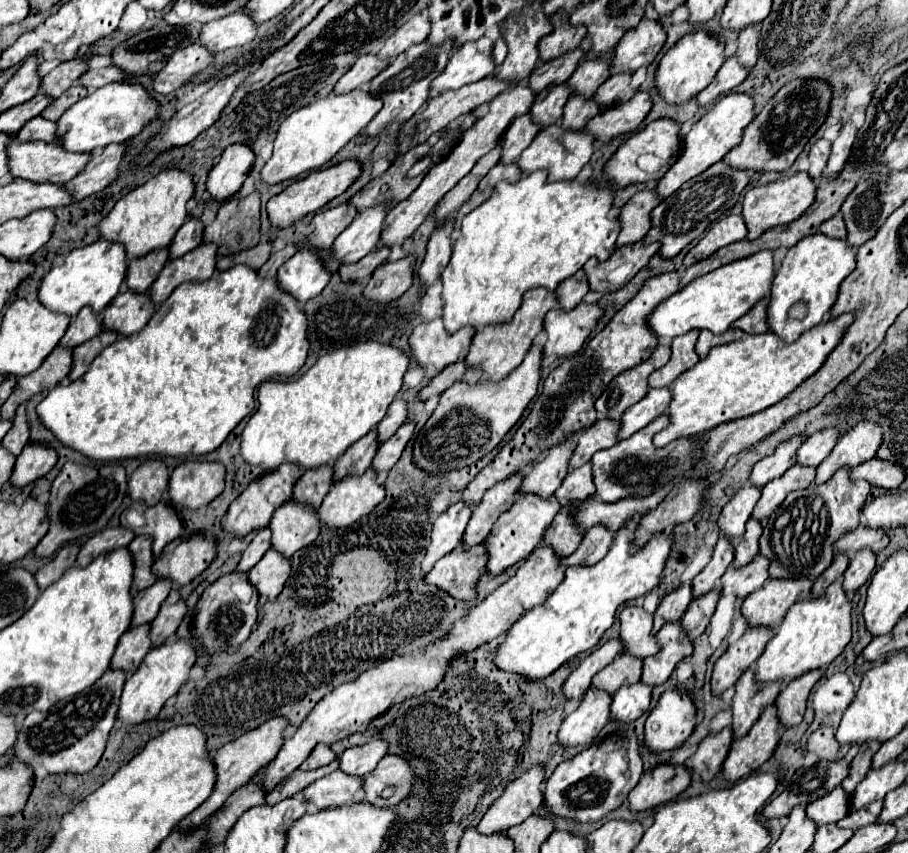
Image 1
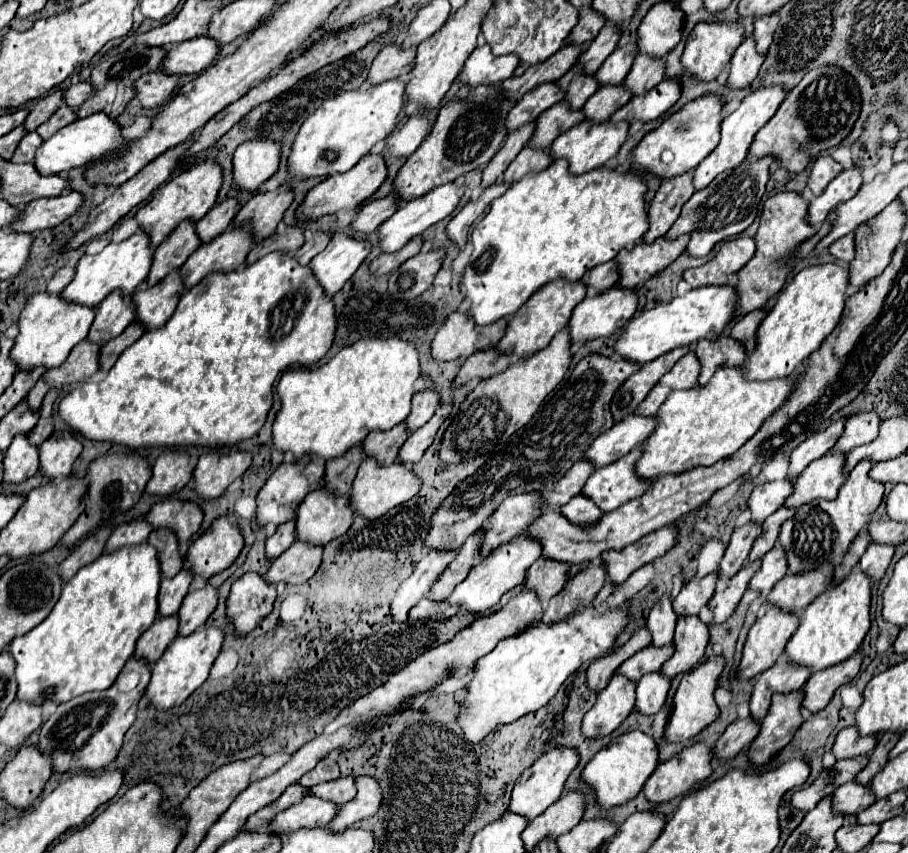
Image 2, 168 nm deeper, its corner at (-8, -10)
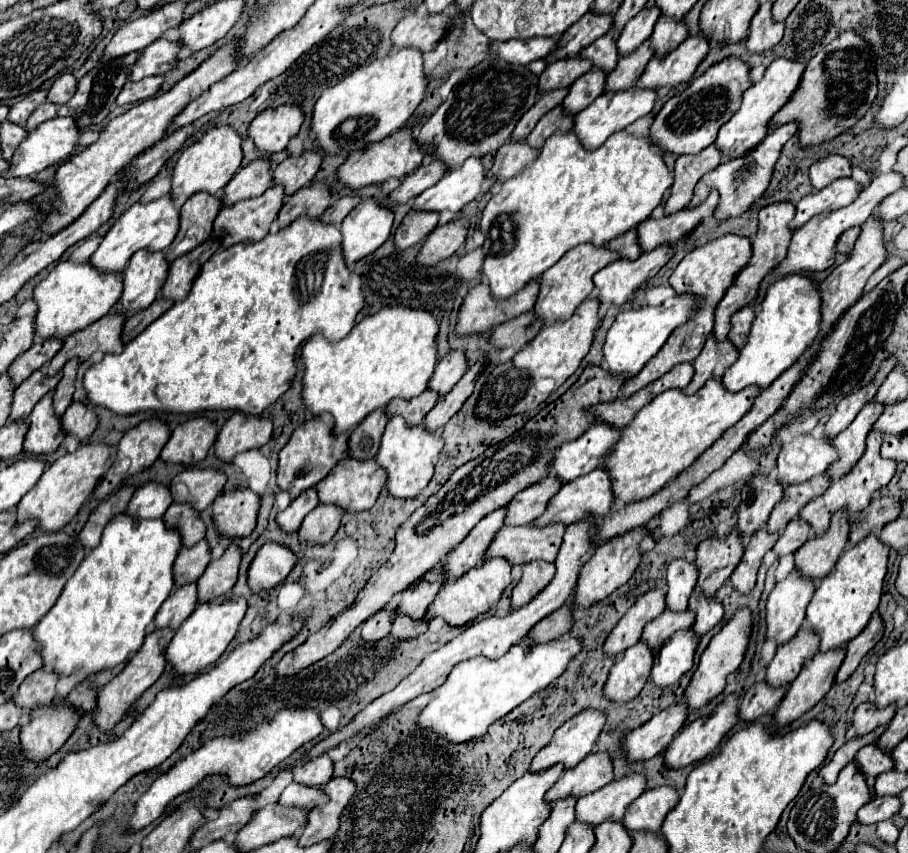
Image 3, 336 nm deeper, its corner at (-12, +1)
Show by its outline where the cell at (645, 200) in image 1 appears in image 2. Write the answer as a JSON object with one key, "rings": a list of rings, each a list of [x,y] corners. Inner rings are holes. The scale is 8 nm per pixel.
{"rings":[[[690,170],[686,174],[662,180],[662,186],[648,208],[650,228],[644,234],[646,242],[654,242],[656,238],[664,236],[670,230],[670,226],[676,222],[682,206],[696,192],[692,178],[694,178],[694,172]]]}

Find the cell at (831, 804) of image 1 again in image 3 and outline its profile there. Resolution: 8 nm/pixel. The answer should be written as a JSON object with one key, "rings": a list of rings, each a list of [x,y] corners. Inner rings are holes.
{"rings":[[[868,745],[864,749],[860,749],[860,753],[856,755],[854,763],[858,765],[860,773],[864,773],[864,777],[878,777],[886,771],[892,769],[892,757],[888,751],[880,751],[876,745]]]}

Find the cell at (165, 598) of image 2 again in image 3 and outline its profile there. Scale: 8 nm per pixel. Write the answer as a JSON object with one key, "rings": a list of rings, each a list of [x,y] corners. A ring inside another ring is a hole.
{"rings":[[[204,539],[196,547],[190,547],[190,549],[182,547],[172,565],[176,587],[196,581],[204,573],[208,563],[210,563],[210,551],[208,551],[208,543]]]}

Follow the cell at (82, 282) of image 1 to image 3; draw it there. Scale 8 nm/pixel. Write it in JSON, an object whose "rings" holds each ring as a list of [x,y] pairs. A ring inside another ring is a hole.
{"rings":[[[164,195],[162,199],[156,199],[152,203],[146,203],[146,205],[140,205],[140,203],[134,203],[112,227],[110,231],[104,235],[100,247],[94,251],[94,255],[90,257],[90,265],[102,273],[102,275],[108,275],[108,273],[122,273],[130,261],[130,257],[140,251],[140,249],[146,249],[150,253],[156,253],[156,251],[164,251],[172,239],[176,237],[176,231],[178,231],[178,221],[180,221],[180,211],[176,207],[176,203],[170,199],[170,195]]]}

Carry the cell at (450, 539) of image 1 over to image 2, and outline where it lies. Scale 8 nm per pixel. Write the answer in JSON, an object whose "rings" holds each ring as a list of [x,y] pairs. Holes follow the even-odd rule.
{"rings":[[[432,550],[428,556],[424,556],[410,578],[406,578],[392,604],[390,604],[390,616],[396,622],[404,622],[408,618],[408,610],[428,594],[428,588],[432,588],[432,584],[438,580],[440,572],[448,566],[448,562],[452,560],[452,556],[456,556],[456,552],[438,552]]]}

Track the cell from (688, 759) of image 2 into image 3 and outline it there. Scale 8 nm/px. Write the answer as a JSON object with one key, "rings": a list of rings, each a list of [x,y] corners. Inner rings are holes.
{"rings":[[[728,695],[724,699],[724,703],[720,707],[716,707],[710,717],[700,717],[700,719],[692,721],[674,737],[674,741],[664,751],[664,765],[670,769],[680,769],[680,767],[692,765],[694,761],[702,761],[704,757],[712,755],[716,751],[716,747],[722,743],[722,739],[726,737],[726,733],[738,723],[736,713],[738,713],[738,699],[736,699],[736,695]]]}

